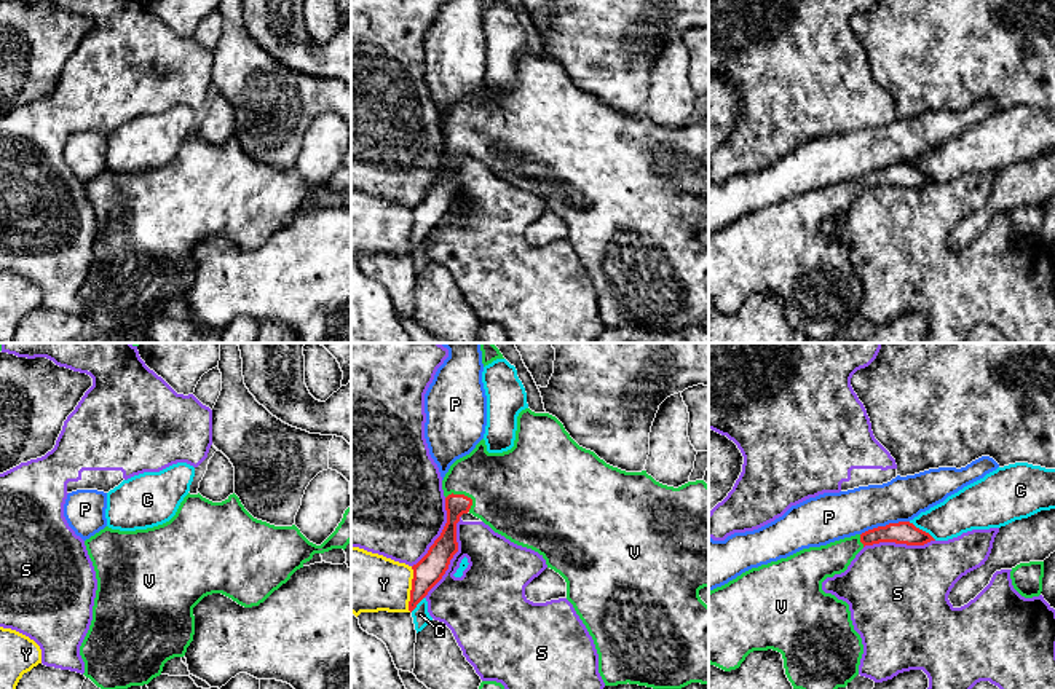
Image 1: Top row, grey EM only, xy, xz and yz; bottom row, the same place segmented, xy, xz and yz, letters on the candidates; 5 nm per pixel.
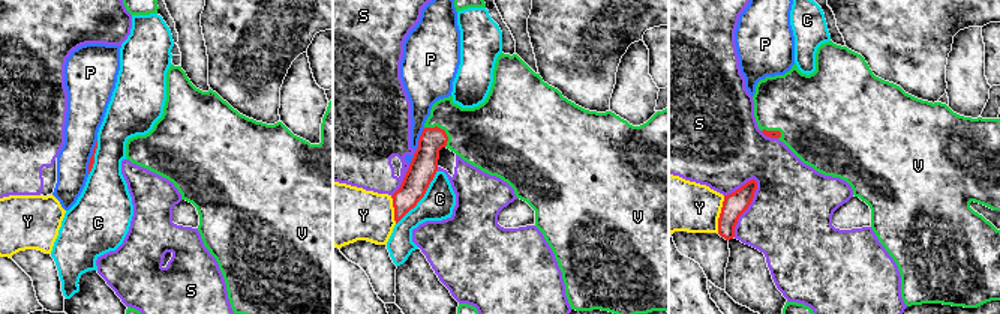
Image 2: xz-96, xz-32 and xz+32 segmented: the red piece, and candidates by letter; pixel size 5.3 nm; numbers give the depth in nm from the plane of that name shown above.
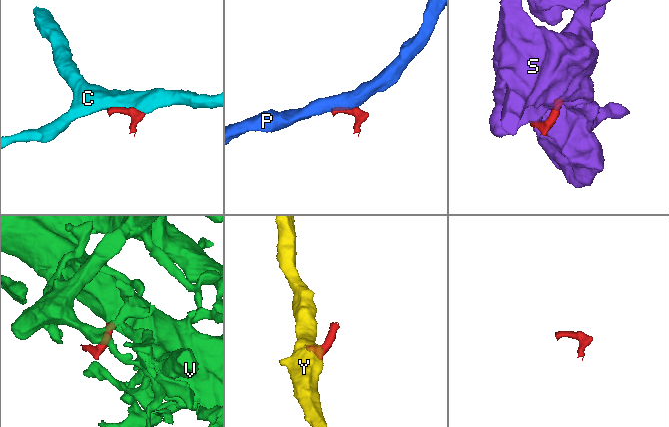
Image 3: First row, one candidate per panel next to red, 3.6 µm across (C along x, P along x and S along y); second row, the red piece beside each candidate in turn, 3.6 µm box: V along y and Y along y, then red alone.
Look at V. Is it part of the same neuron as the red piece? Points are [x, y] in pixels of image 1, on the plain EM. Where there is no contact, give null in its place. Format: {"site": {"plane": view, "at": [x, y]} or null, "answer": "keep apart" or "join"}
{"site": {"plane": "xz", "at": [462, 137]}, "answer": "join"}

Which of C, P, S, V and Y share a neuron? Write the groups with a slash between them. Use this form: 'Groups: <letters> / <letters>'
Groups: C / P / S / V / Y

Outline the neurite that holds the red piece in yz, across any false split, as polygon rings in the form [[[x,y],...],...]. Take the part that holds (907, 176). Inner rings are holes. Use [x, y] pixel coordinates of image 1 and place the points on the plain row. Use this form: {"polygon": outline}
{"polygon": [[[910,164],[889,166],[827,188],[803,191],[787,201],[752,211],[728,226],[710,233],[709,306],[731,314],[739,311],[750,295],[772,292],[782,297],[785,317],[793,332],[801,332],[812,341],[824,341],[838,330],[846,330],[859,317],[863,287],[860,278],[854,273],[849,247],[832,236],[825,236],[822,225],[844,215],[865,188],[879,185],[924,188],[931,183],[935,182]]]}

